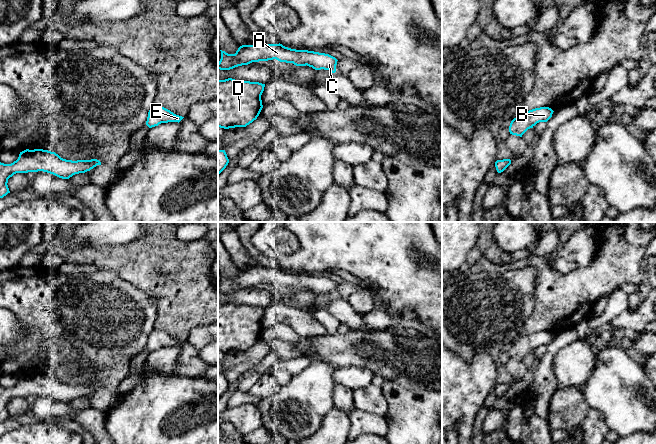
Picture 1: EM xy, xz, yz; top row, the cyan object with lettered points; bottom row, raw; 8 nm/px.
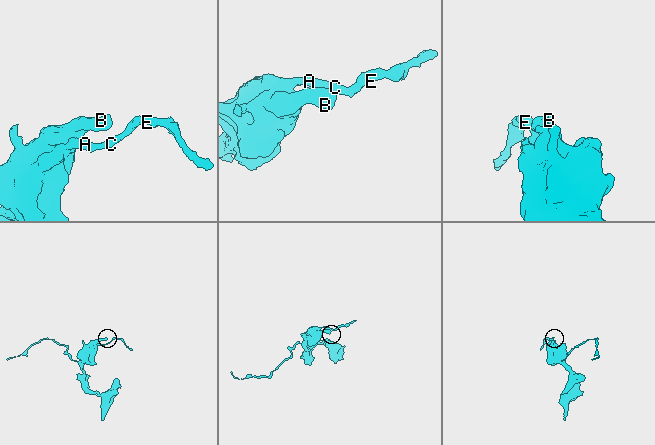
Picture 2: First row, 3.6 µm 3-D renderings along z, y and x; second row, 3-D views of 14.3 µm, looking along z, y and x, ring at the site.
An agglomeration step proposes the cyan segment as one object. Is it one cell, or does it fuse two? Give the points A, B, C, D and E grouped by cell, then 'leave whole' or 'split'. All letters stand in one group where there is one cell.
A B C D E | leave whole

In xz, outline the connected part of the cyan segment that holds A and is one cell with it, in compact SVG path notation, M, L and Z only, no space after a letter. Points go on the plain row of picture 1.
M282 268L242 269L235 278L221 275L218 293L230 294L252 286L276 283L280 286L293 287L296 290L309 290L315 294L330 294L336 296L337 283L329 278L308 274L296 274Z

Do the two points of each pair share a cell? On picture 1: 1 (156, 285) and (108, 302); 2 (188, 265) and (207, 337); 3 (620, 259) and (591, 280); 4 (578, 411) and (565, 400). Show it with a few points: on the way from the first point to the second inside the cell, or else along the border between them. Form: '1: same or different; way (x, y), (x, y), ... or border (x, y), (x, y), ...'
1: different; border (122, 278), (146, 293), (154, 301), (157, 308)
2: different; border (195, 326), (186, 339)
3: same; way (613, 266), (598, 280)
4: same; way (575, 409), (568, 403)

